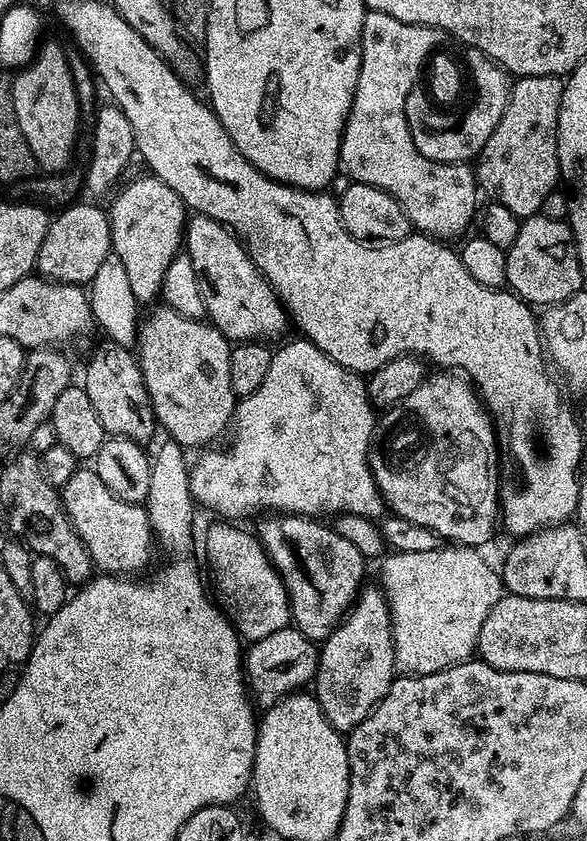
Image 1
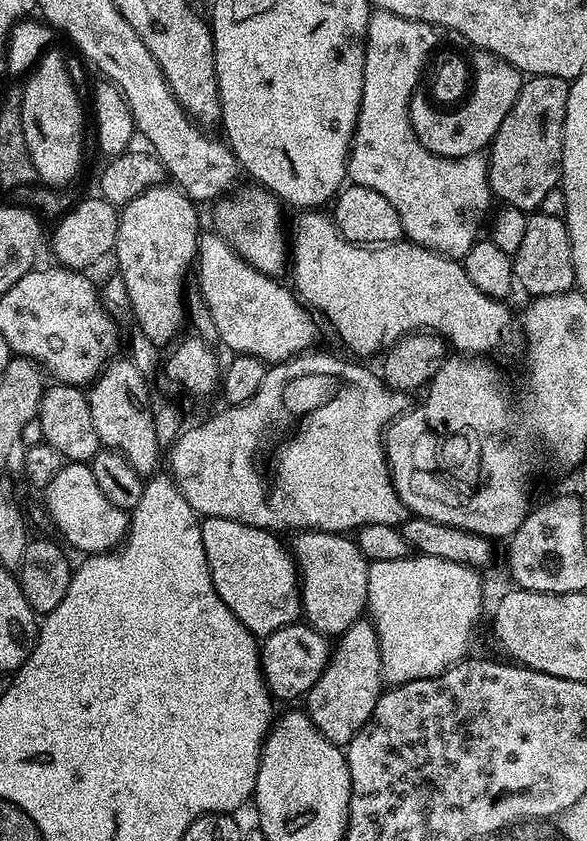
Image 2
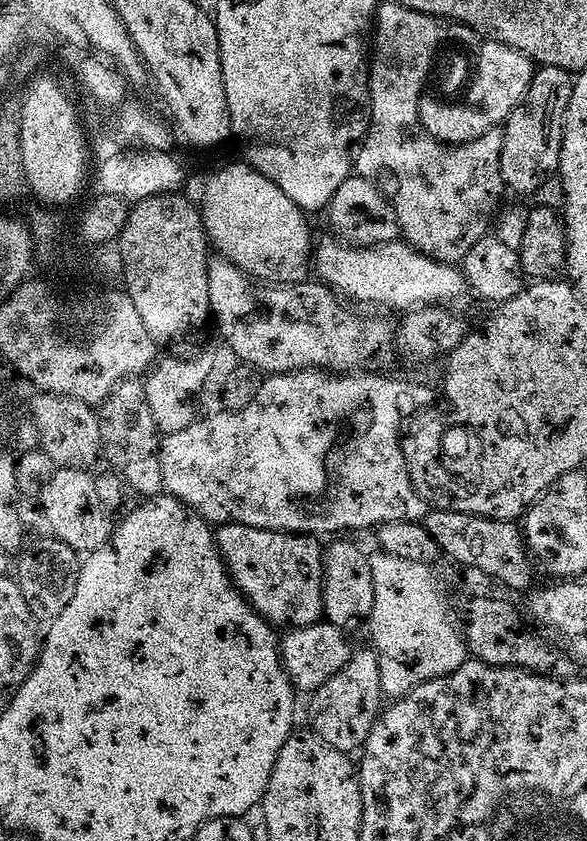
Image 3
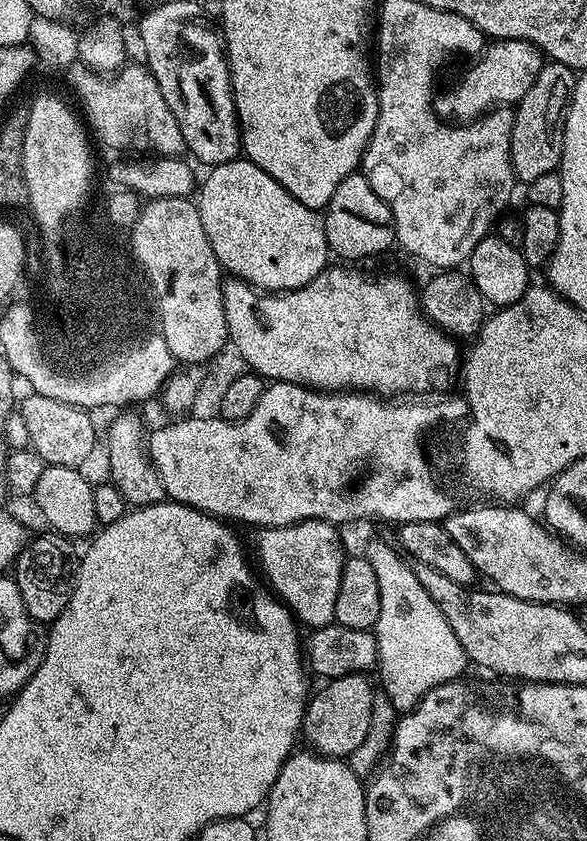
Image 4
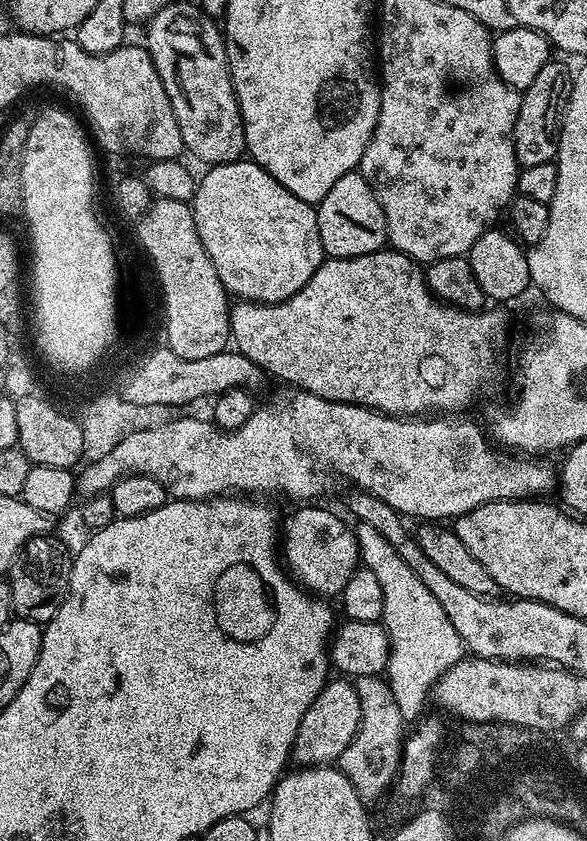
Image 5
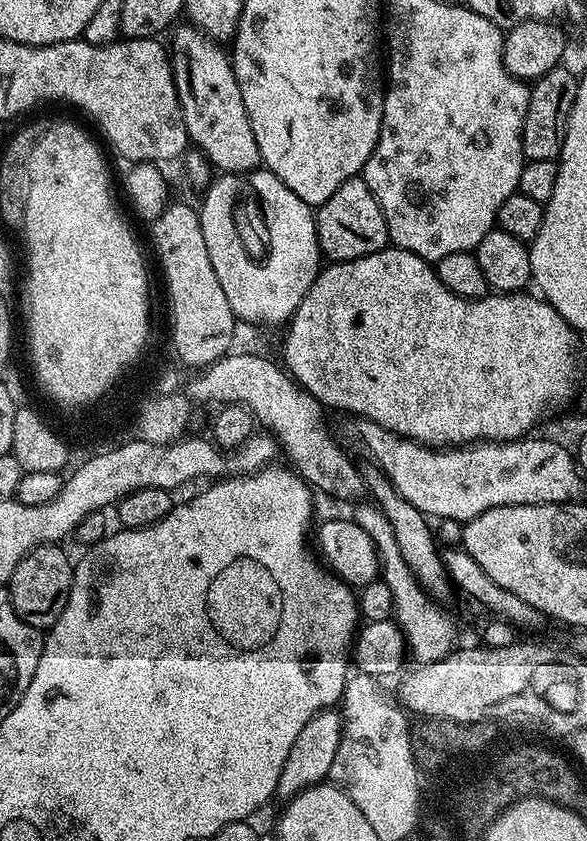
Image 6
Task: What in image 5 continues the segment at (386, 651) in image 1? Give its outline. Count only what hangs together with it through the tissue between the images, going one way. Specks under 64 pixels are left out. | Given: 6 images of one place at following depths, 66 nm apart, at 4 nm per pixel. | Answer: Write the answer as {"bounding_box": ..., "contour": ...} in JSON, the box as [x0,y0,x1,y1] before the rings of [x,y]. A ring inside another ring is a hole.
{"bounding_box":[291,678,362,769],"contour":[[[344,678],[329,679],[298,726],[298,734],[292,743],[291,759],[295,763],[297,760],[301,769],[335,765],[359,730],[361,718],[362,706],[355,683]]]}

